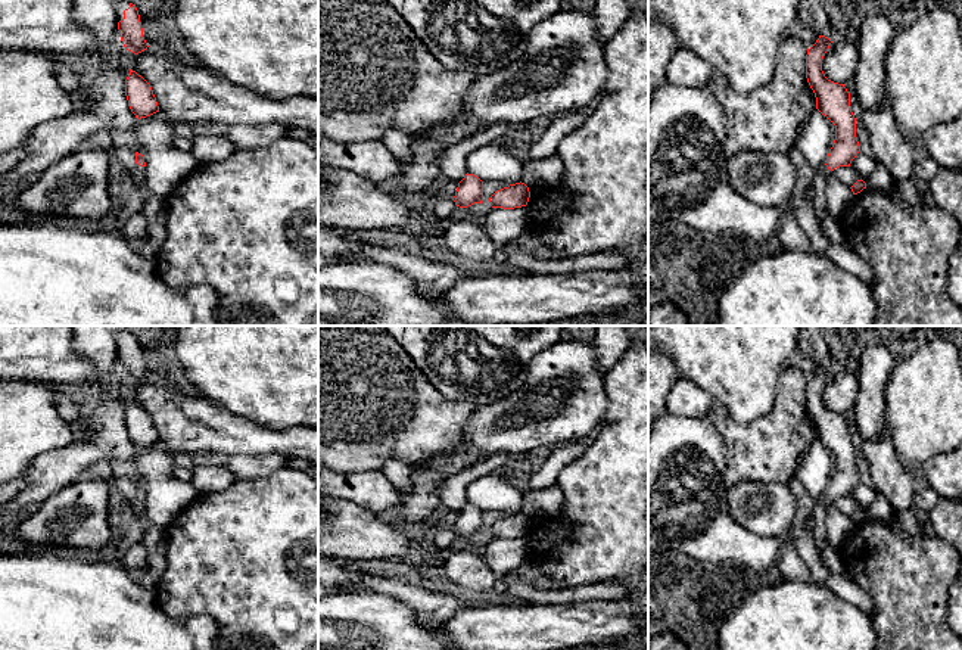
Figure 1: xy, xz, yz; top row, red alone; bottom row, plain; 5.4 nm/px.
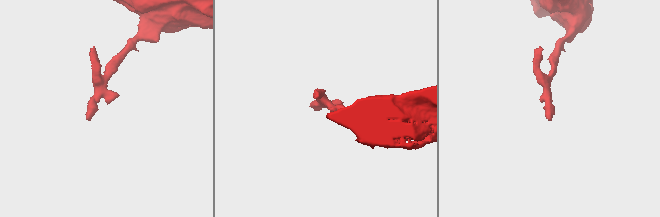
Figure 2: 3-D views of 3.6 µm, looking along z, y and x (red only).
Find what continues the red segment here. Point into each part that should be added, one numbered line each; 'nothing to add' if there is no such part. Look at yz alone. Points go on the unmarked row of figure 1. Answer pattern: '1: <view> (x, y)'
1: yz (818, 531)

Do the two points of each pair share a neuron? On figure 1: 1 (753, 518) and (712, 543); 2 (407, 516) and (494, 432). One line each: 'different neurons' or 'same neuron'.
1: different neurons
2: same neuron

